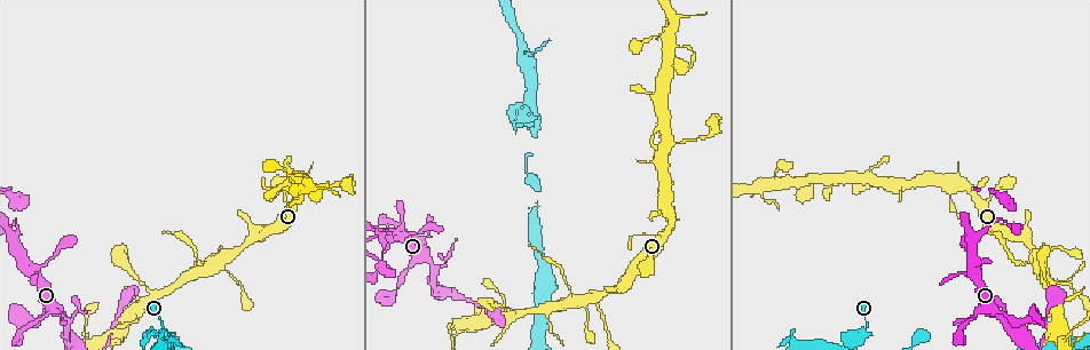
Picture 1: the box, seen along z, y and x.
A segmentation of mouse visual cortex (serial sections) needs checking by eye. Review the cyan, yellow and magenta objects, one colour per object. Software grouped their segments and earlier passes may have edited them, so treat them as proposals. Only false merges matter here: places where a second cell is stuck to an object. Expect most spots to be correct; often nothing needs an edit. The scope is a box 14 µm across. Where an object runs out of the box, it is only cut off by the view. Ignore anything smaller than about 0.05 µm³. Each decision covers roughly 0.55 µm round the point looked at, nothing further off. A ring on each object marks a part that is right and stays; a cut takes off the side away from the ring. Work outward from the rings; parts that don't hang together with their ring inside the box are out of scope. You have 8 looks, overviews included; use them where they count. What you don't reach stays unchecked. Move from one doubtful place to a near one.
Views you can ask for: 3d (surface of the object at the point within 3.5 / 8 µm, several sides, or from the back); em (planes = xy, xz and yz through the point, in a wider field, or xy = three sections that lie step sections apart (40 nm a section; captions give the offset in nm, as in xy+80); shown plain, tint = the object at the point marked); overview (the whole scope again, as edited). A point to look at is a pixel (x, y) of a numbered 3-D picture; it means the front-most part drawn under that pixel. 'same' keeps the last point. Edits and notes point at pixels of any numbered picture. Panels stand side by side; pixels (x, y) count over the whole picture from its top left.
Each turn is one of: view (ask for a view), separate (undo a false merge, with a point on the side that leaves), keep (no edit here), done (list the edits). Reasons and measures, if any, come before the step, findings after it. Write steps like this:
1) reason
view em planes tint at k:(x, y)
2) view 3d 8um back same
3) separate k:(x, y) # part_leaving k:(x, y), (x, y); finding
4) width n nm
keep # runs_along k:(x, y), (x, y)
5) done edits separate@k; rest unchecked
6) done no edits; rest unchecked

a fork
view 3d 3.5um at 1:(532, 120)

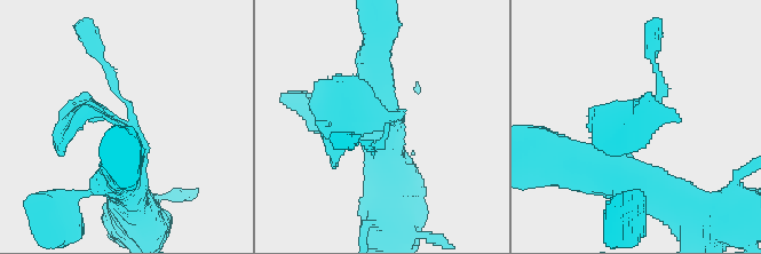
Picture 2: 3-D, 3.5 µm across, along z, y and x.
now the EM
view em xy step 2 tint at 2:(128, 118)

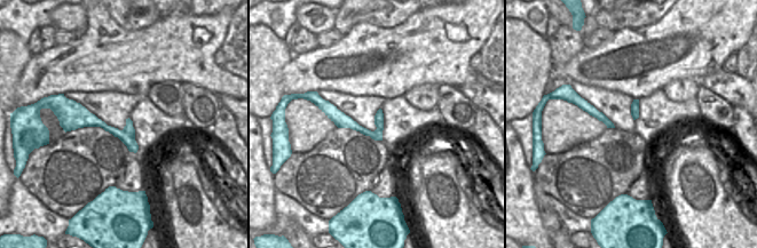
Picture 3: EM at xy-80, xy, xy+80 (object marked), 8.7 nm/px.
view em planes tint same

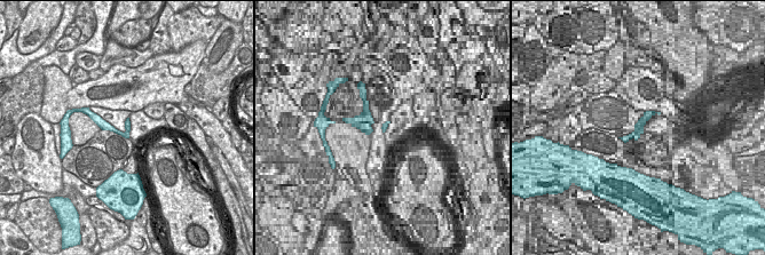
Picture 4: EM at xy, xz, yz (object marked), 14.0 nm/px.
separate 2:(86, 101) # part_leaving 2:(118, 121), (84, 104), (65, 140); two cells meet here

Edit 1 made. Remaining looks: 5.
see it whole again
view overview

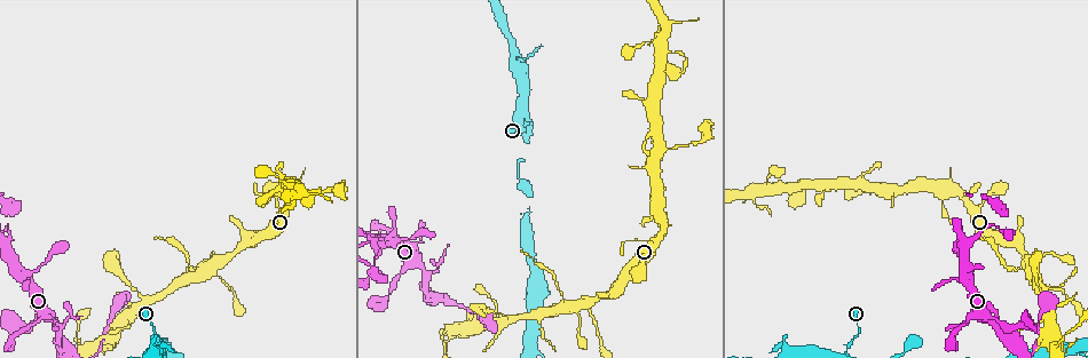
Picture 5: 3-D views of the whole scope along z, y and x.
sudden change in width
view 3d 3.5um at 5:(196, 269)

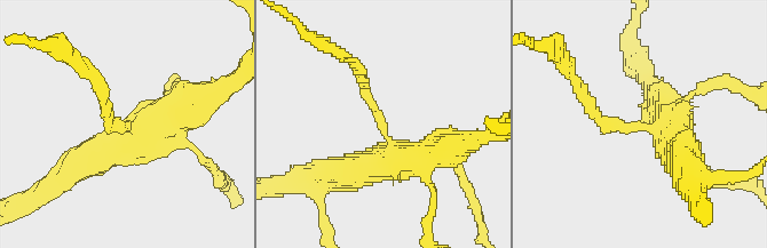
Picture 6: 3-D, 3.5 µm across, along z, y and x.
arm_widths 150, 400 nm; shape alone is not enough
view em xy step 5 plain at 6:(630, 125)

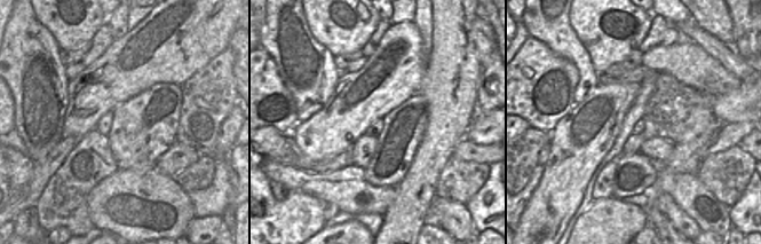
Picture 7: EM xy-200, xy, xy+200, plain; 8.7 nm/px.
where the object lies
view em xy step 5 tint same

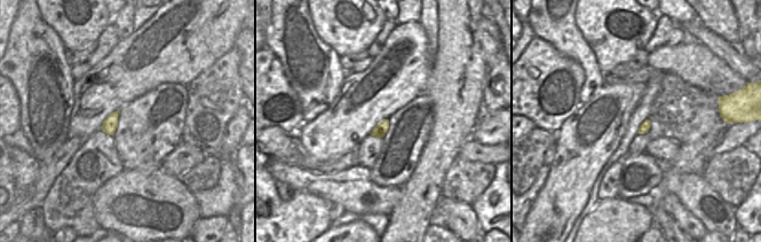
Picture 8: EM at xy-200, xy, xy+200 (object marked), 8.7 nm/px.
keep # runs_along 6:(418, 154), (396, 158), (358, 68); continuous, no second cell

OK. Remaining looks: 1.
three arms meet
view 3d 3.5um at 5:(965, 279)

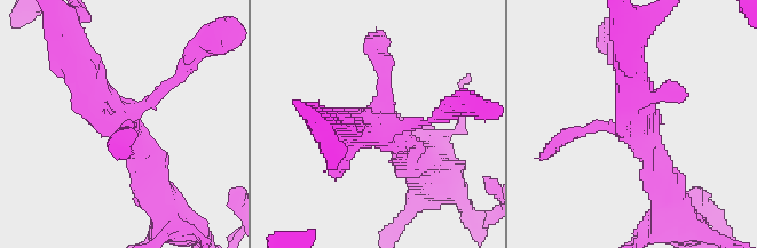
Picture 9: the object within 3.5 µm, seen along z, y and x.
keep # continuous, no second cell

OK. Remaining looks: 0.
done edits separate@2; rest unchecked

